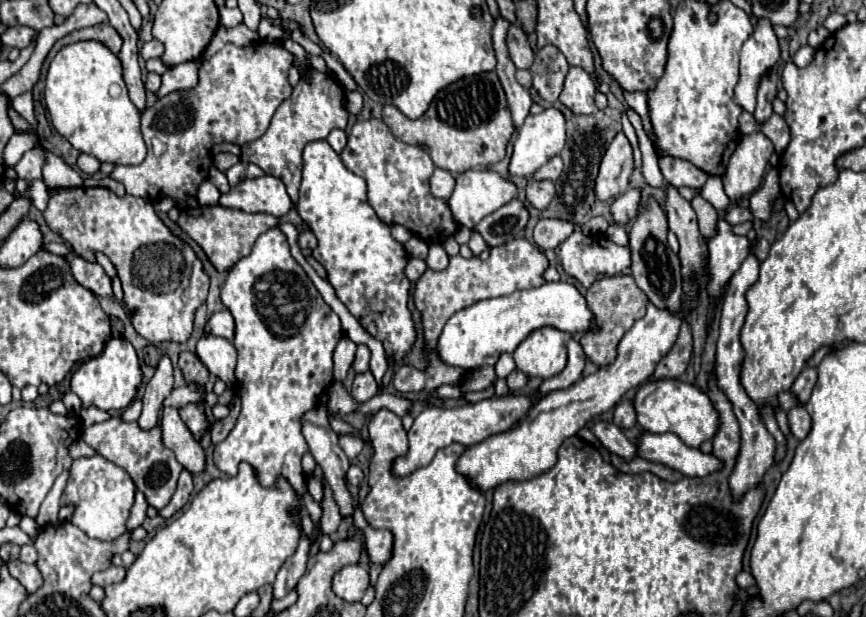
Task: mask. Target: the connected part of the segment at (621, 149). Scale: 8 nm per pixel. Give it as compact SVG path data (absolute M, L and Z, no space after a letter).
M620 132L612 144L608 146L602 162L600 172L596 178L596 198L598 200L612 200L626 192L630 174L634 170L634 158L632 158L632 146L624 132Z

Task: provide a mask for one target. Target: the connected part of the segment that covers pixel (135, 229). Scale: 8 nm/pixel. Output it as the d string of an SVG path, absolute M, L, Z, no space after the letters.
M108 188L50 190L50 202L48 202L48 210L44 212L44 216L48 220L48 226L54 232L58 232L78 256L94 262L94 252L104 252L112 260L122 280L124 312L128 314L132 326L142 338L146 338L152 344L158 344L162 340L186 342L190 338L194 314L198 306L204 304L210 282L194 250L170 234L170 230L156 216L150 200L128 196L128 194L120 198Z

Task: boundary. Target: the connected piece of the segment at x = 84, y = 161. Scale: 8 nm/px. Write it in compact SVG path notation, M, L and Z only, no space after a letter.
M80 154L80 158L78 158L78 168L80 168L82 172L98 172L98 170L100 170L100 162L98 162L94 156Z

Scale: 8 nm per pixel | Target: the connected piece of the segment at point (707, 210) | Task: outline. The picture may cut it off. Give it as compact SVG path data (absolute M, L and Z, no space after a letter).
M696 194L690 204L698 216L702 236L708 236L708 240L712 240L716 236L716 222L718 222L718 214L716 214L714 206L708 200L704 200L700 194Z

